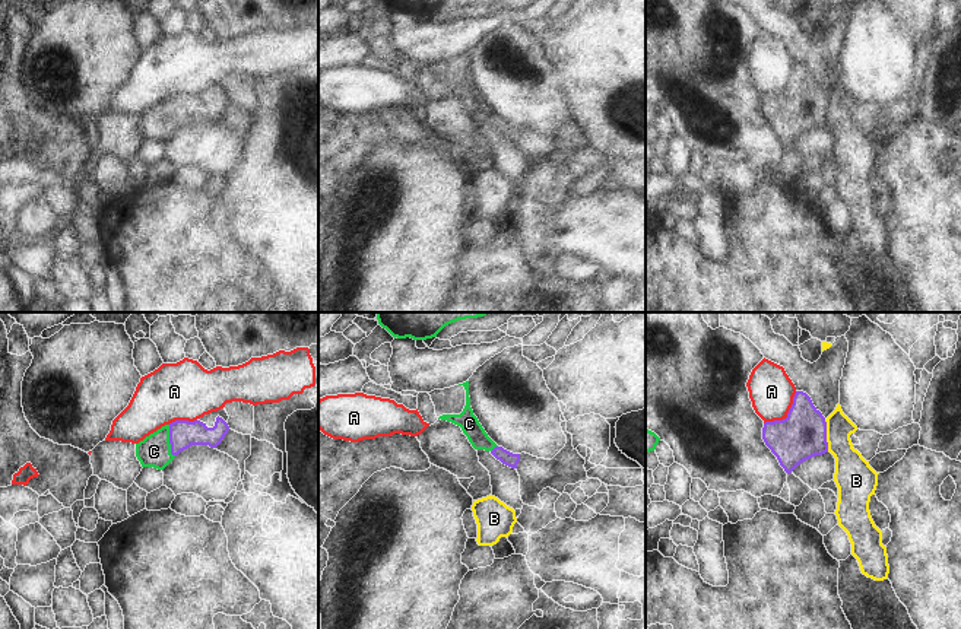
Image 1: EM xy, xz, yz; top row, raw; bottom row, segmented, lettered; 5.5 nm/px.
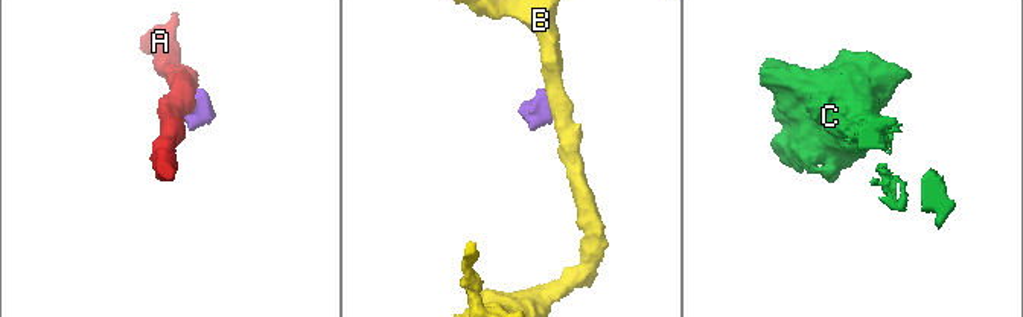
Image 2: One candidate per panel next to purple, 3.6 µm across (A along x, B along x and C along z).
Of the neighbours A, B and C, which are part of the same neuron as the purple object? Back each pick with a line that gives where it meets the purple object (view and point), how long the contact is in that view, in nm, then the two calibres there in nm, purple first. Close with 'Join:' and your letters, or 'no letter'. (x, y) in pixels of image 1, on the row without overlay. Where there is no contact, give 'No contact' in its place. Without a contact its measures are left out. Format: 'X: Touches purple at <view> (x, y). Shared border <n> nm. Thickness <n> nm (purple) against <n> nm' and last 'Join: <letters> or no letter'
C: Touches purple at xy (170, 114). Shared border 180 nm. Thickness 160 nm (purple) against 180 nm
Join: C

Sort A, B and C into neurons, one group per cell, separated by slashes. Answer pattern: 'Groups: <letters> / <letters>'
Groups: A / B / C

